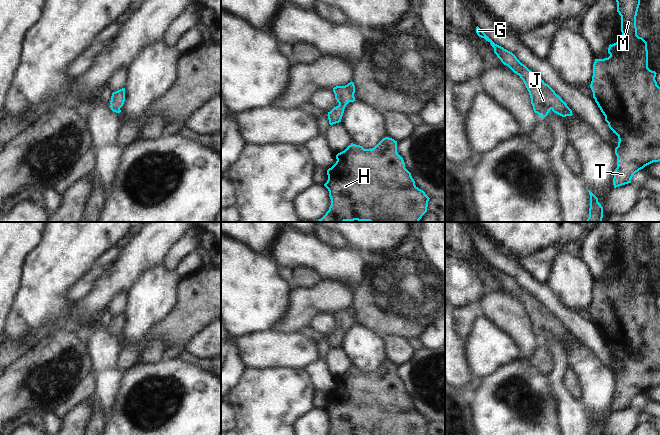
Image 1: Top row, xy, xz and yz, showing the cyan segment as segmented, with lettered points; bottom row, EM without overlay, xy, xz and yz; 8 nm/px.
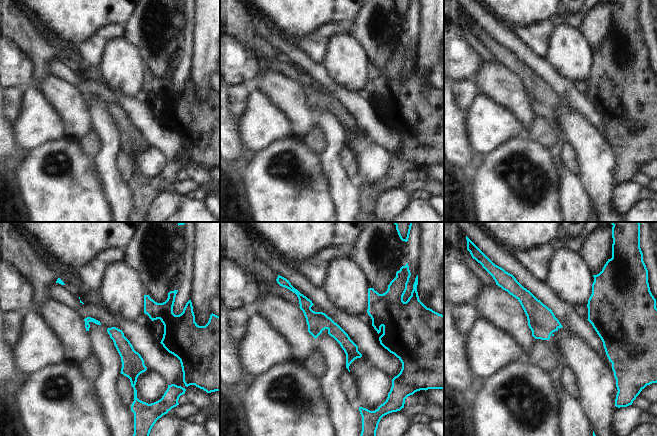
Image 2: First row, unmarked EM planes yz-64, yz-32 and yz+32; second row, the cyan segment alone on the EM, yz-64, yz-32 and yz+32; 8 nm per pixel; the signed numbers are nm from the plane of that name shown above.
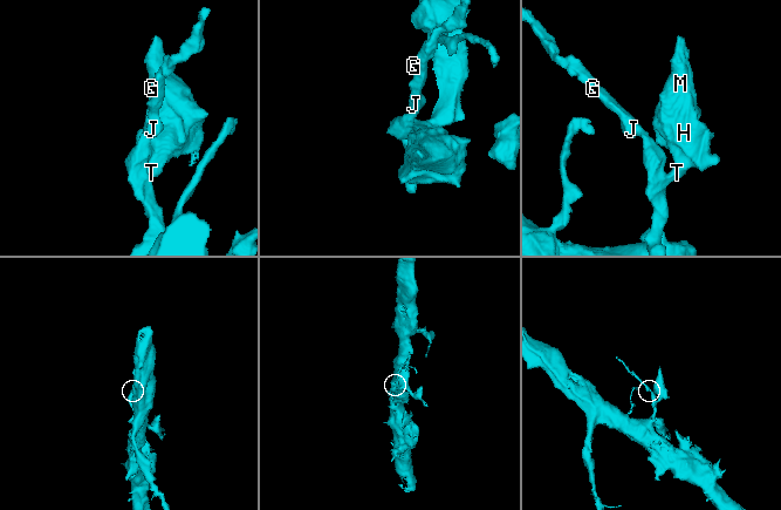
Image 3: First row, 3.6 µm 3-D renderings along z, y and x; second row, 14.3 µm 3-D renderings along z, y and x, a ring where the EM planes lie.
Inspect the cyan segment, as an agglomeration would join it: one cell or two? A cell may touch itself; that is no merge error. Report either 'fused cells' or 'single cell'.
single cell

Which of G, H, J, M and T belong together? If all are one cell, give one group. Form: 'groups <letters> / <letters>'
groups G H J M T

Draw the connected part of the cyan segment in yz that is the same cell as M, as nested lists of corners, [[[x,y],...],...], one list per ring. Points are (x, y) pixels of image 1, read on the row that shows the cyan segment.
[[[616,0],[617,12],[621,16],[622,35],[617,42],[610,44],[610,56],[595,59],[590,88],[593,98],[605,116],[609,128],[618,136],[618,146],[615,148],[617,168],[614,171],[614,188],[631,183],[633,175],[645,166],[660,161],[660,87],[655,80],[656,72],[648,68],[647,42],[637,35],[636,16],[640,0]]]

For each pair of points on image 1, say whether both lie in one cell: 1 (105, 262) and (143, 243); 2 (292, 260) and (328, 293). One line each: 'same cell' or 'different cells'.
1: different cells
2: different cells

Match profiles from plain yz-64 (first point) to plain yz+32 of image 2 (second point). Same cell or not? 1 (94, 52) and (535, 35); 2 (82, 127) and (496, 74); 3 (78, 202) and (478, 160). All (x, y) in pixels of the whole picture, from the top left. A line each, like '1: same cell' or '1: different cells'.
1: same cell
2: same cell
3: different cells

